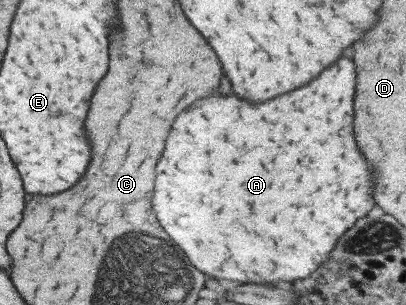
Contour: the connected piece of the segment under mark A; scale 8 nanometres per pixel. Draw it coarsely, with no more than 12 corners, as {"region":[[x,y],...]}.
{"region":[[354,65],[176,115],[152,209],[204,278],[306,278],[374,207]]}

